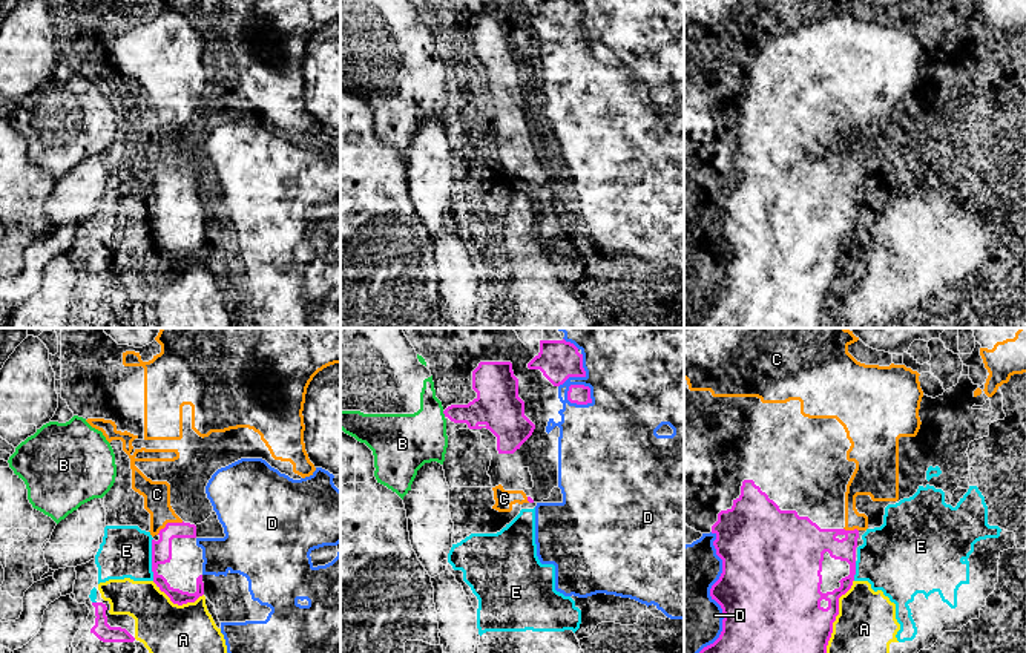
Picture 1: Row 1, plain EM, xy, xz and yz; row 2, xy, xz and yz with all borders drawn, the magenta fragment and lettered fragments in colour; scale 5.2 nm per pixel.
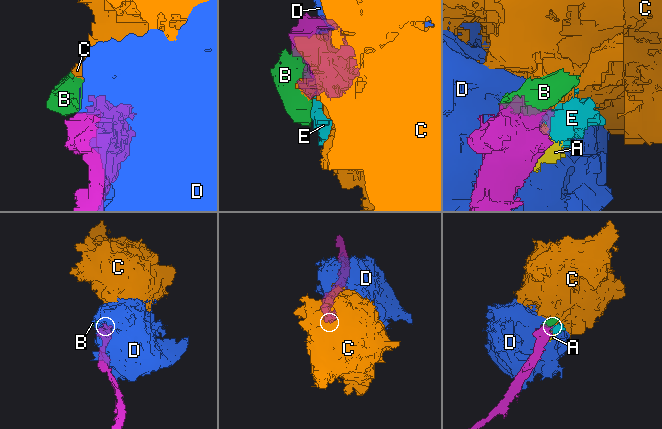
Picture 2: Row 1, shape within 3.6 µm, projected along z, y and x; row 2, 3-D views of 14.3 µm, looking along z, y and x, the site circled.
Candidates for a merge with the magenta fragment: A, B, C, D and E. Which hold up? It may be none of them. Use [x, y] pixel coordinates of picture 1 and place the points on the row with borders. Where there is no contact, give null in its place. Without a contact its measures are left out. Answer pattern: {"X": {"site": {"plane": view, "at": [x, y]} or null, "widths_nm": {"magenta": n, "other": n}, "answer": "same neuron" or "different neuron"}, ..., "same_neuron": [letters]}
{"A": {"site": {"plane": "yz", "at": [836, 615]}, "widths_nm": {"magenta": 360, "other": 300}, "answer": "different neuron"}, "B": {"site": {"plane": "xz", "at": [443, 413]}, "widths_nm": {"magenta": 190, "other": 300}, "answer": "different neuron"}, "C": {"site": {"plane": "xy", "at": [169, 523]}, "widths_nm": {"magenta": 110, "other": 140}, "answer": "different neuron"}, "D": {"site": {"plane": "yz", "at": [710, 595]}, "widths_nm": {"magenta": 420, "other": 360}, "answer": "different neuron"}, "E": {"site": {"plane": "xy", "at": [152, 560]}, "widths_nm": {"magenta": 110, "other": 280}, "answer": "different neuron"}, "same_neuron": []}

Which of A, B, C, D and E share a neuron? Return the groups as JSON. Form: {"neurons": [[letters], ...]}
{"neurons": [["A", "E"], ["B"], ["C"], ["D"]]}

